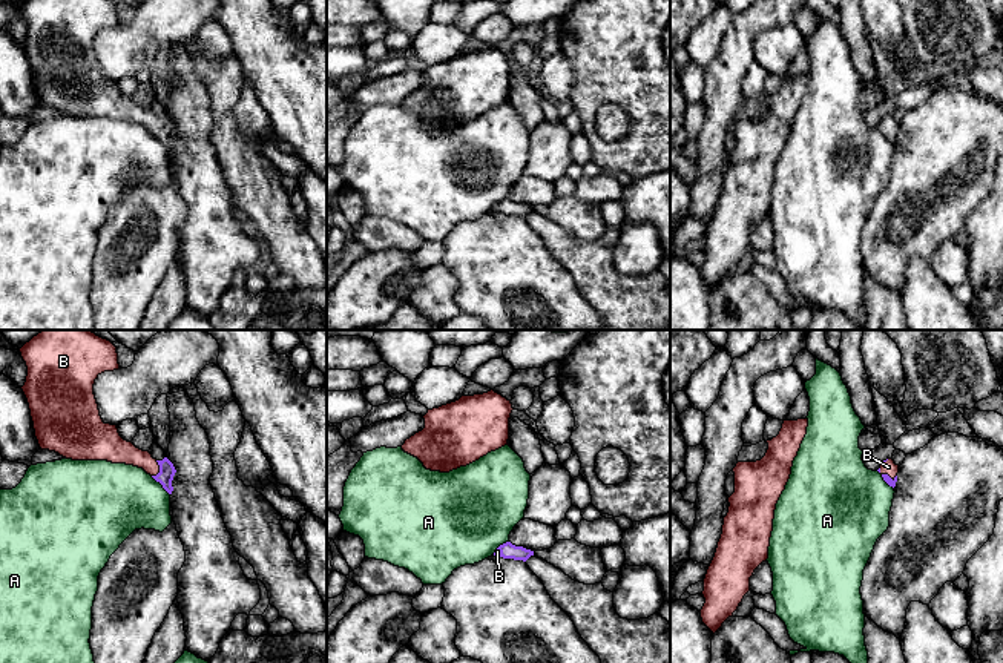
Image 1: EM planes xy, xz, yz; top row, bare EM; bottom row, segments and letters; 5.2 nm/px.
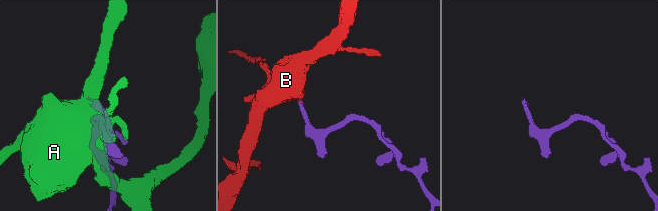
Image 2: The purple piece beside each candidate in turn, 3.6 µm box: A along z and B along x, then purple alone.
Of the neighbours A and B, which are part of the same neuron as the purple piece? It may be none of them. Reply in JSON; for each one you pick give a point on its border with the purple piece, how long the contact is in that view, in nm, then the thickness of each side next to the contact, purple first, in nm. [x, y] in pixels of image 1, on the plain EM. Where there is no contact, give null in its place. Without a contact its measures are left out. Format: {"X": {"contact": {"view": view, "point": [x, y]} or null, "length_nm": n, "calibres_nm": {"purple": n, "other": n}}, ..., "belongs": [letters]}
{"B": {"contact": {"view": "xy", "point": [160, 126]}, "length_nm": 90, "calibres_nm": {"purple": 80, "other": 140}}, "belongs": ["B"]}

